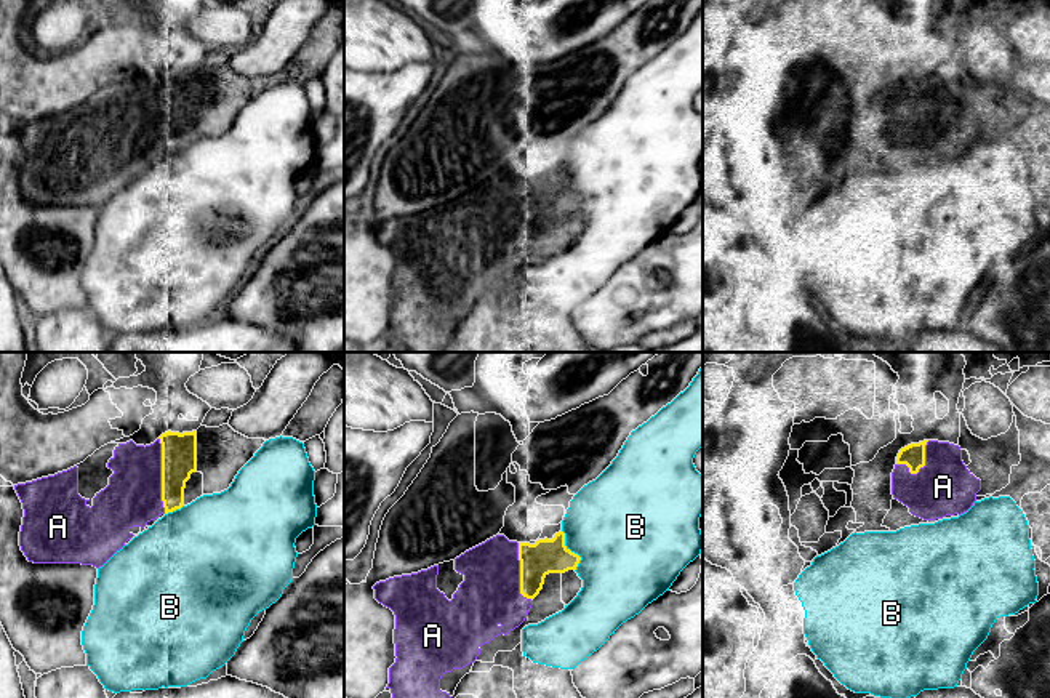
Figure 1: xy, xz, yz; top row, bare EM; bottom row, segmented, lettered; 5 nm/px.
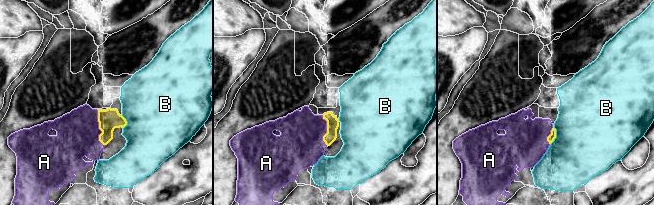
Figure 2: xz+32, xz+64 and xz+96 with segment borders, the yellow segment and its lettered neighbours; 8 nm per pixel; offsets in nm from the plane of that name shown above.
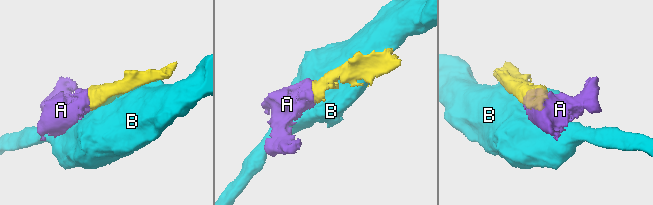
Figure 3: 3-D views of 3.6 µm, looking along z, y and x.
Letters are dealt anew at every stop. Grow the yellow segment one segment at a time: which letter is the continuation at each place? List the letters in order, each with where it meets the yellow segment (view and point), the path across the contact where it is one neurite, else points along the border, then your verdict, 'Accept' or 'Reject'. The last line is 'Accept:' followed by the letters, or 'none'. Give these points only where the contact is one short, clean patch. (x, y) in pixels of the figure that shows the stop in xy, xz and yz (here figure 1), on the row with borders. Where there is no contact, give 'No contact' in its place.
A: Touches yellow at xy (162, 476). Accept
B: Touches yellow at xz (570, 551). Reject
Accept: A

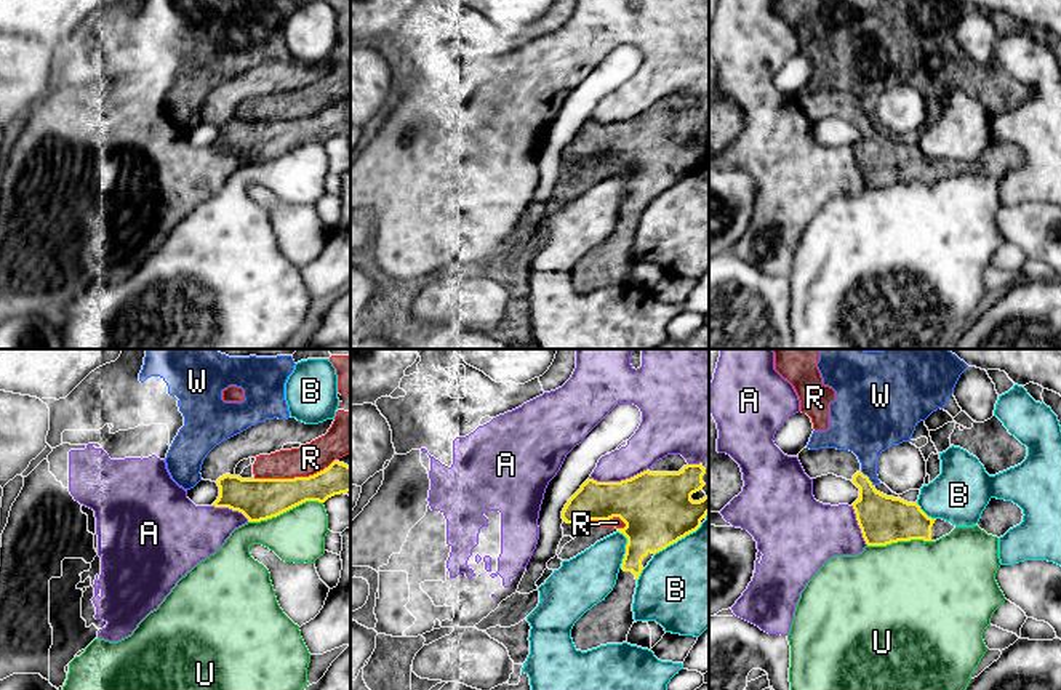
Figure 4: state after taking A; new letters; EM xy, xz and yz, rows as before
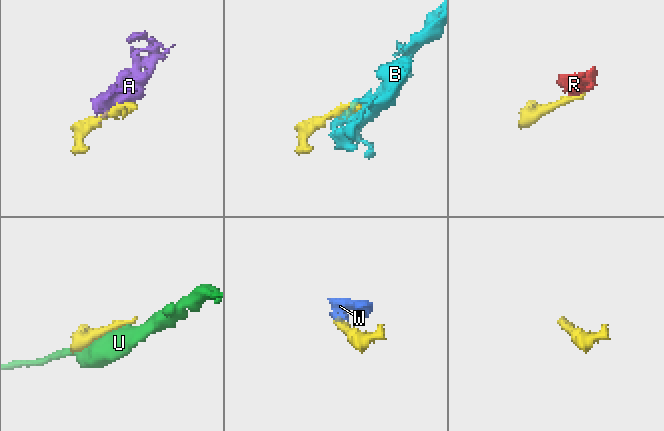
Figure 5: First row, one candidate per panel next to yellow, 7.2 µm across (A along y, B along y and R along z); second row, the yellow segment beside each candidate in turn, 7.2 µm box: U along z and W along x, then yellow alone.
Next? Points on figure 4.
A: Touches yellow at xz (618, 482). Reject
B: Touches yellow at xz (677, 540). Reject
R: Touches yellow at xy (288, 479). Reject
U: Touches yellow at xy (285, 511). Reject
W: Touches yellow at yz (868, 479). Boundary: yz (861, 471), (872, 485). Reject
Accept: none

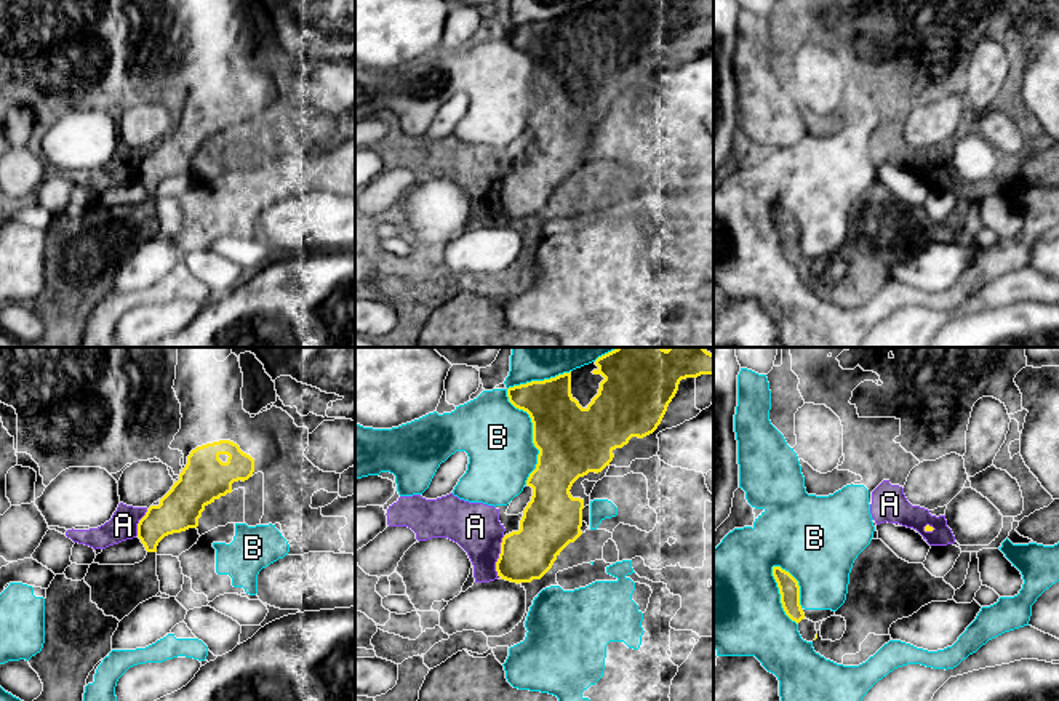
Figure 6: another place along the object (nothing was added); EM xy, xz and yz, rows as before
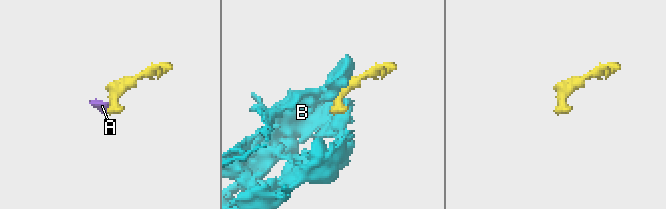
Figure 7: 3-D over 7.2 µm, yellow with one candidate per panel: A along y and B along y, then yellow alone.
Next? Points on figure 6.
A: Touches yellow at xz (499, 556). Boundary: xz (504, 536), (499, 546), (496, 575). Reject
B: Touches yellow at xz (517, 407). Reject
Accept: none

